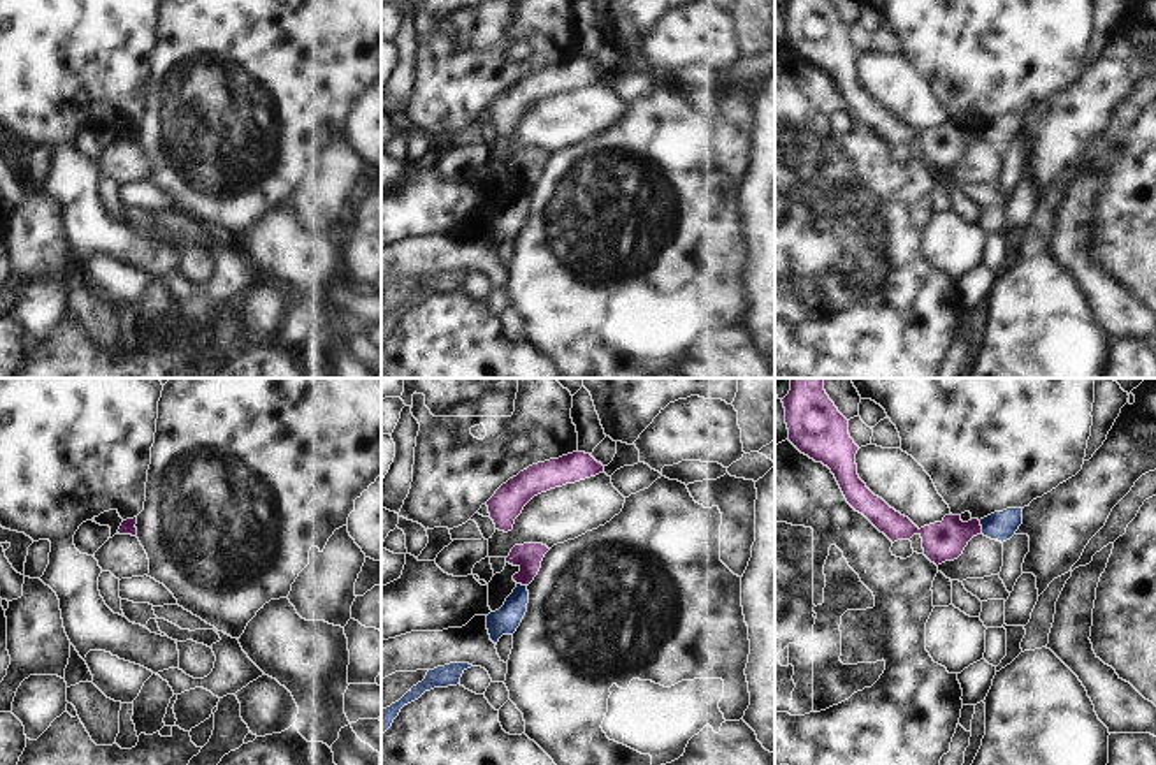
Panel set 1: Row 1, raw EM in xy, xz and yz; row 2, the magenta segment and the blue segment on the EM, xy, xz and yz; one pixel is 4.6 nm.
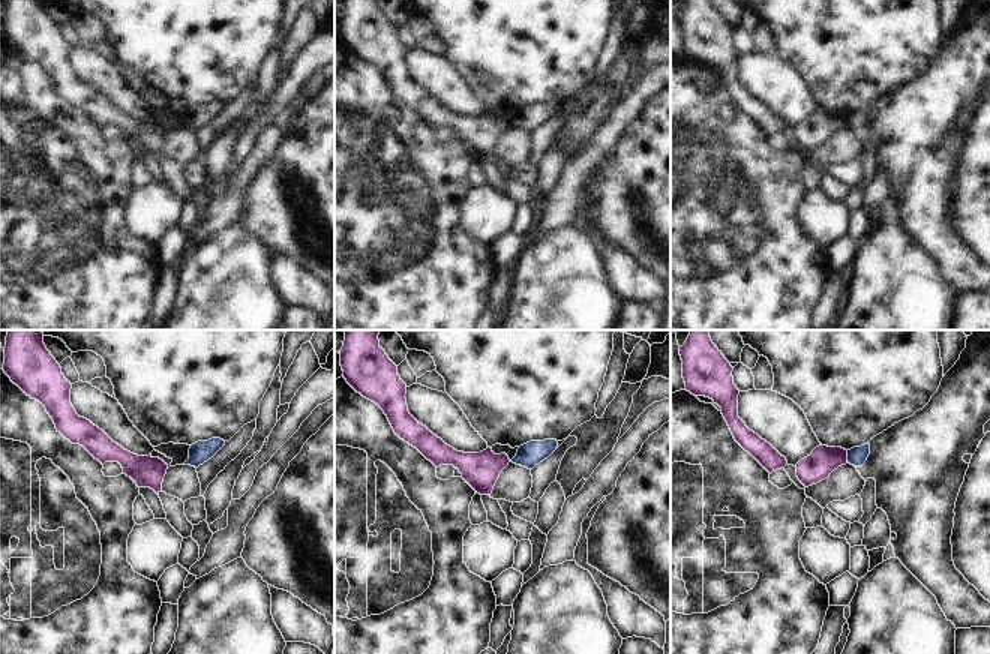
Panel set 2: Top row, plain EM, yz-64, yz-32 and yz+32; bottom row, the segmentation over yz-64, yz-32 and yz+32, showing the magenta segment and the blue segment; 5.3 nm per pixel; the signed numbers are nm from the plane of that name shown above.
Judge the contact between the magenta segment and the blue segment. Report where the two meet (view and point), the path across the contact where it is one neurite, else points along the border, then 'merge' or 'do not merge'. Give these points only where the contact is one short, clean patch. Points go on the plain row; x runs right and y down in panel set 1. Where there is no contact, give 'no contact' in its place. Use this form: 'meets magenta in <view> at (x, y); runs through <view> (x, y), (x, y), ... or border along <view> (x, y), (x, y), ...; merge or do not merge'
meets magenta in yz at (981, 132); border along yz (979, 127), (982, 138); do not merge

